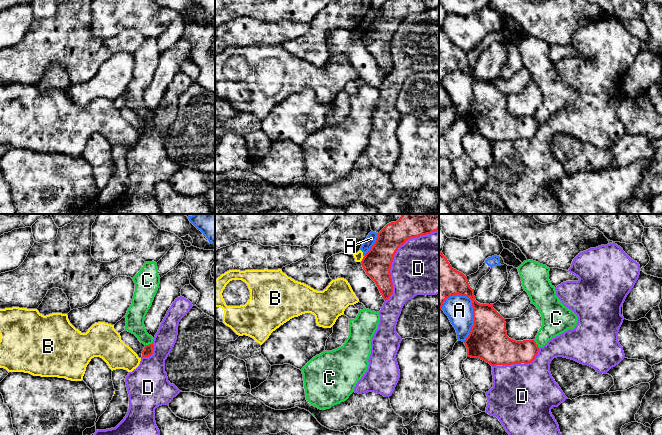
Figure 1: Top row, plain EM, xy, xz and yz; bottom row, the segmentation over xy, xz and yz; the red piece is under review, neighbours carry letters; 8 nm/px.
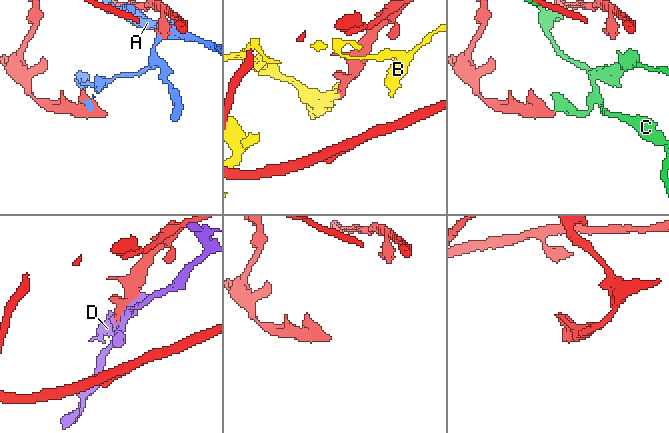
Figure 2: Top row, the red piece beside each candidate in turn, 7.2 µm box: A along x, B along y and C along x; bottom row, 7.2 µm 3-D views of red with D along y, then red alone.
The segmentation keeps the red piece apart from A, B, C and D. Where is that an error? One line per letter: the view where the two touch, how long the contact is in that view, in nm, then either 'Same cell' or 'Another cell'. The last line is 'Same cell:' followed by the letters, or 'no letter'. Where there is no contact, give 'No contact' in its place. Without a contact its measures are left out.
A: Touches red in yz. Shared border 400 nm. Another cell
B: Touches red in xz. Shared border 60 nm. Another cell
C: Touches red in xy. Shared border 70 nm. Another cell
D: Touches red in xz. Shared border 750 nm. Another cell
Same cell: no letter

